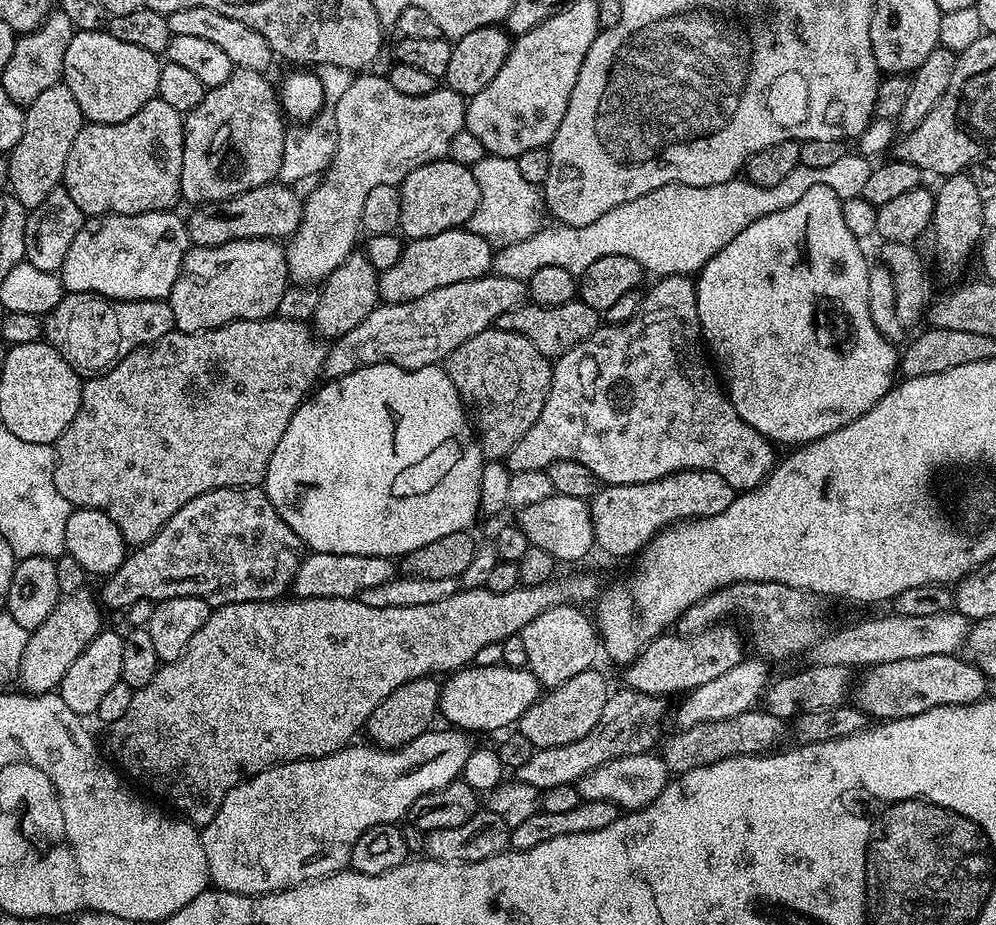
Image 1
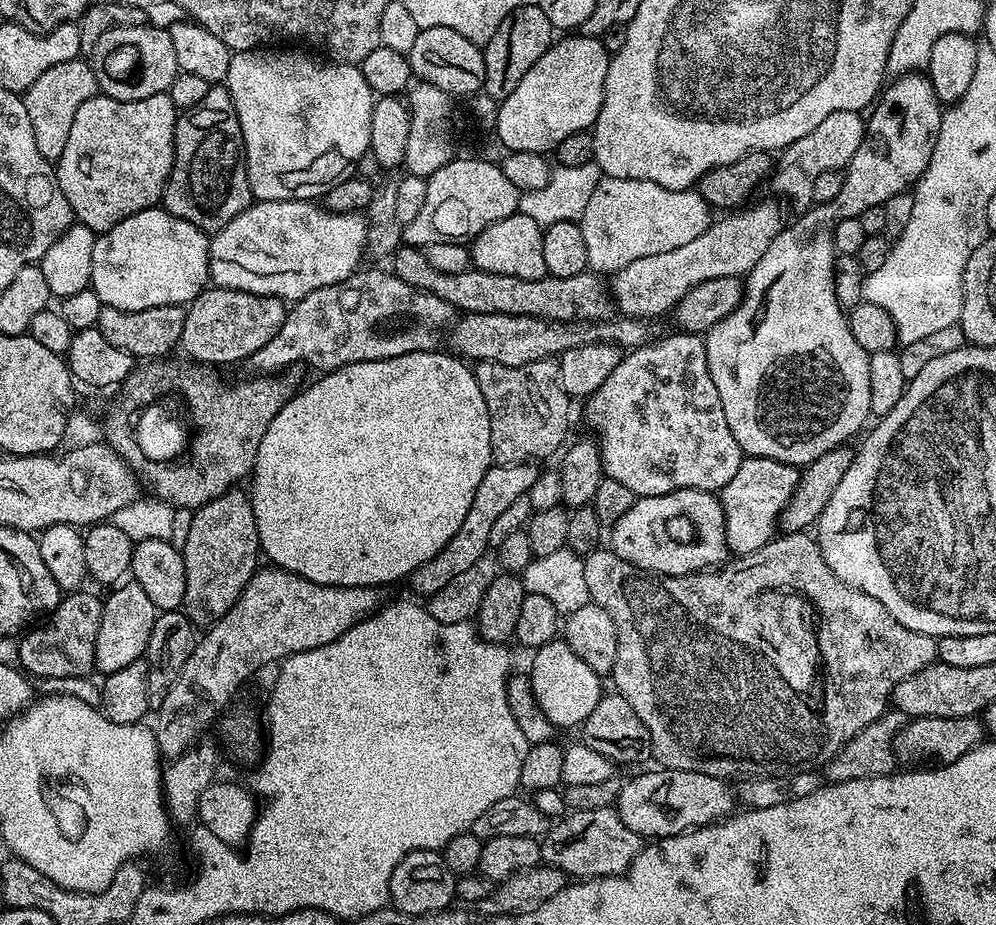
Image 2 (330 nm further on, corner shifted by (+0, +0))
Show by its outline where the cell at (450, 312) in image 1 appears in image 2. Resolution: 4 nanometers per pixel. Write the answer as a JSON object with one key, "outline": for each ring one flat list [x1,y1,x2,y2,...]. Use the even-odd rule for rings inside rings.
{"outline":[[775,199,764,200,753,208,741,207,731,214,713,219,698,238,678,246,678,250,655,252,646,258,634,258,630,266,622,266,611,277,610,295,620,316,652,322,655,316,669,315,676,303,694,286,710,278,743,277,766,254,770,242,786,226,786,219]]}

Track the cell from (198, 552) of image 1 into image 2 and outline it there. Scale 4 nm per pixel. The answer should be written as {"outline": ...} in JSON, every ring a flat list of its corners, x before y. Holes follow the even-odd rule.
{"outline":[[77,590,67,593,59,606,50,613,50,619,47,621,49,624,45,628,33,627,19,637,18,664,29,677,72,680,75,676,84,676,88,671,91,673,95,669,94,642,98,626,102,622,104,602,99,595,96,597,88,591]]}

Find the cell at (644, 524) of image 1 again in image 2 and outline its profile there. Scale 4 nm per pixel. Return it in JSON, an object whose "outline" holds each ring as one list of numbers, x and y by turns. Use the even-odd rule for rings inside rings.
{"outline":[[744,456,741,459,738,474,734,474,734,478,730,478,730,482,726,482,726,486,718,493,720,505,724,511,724,529,728,539,729,553,737,557,748,556,774,539,778,532,778,525,788,505,791,504,792,497,796,495,796,488,800,485,800,474,801,469,797,465,783,464,774,458]]}

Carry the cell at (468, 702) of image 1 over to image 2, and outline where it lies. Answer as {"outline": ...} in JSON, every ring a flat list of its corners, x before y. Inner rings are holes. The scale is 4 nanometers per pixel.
{"outline":[[557,638,551,640,546,646,535,649,536,661,532,664,530,675,532,677,532,689,534,698,538,698,538,706,546,718,556,725,557,729,579,729,586,718,598,706,602,695,602,678,582,658,570,650,568,643]]}

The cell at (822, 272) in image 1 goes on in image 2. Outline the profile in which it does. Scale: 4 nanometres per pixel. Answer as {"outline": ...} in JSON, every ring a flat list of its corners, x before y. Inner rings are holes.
{"outline":[[910,72,907,76,895,77,881,91,871,112,872,117,869,115,866,120,862,146,858,146,854,158,850,158,848,167,843,169,844,181,838,198,834,198,834,202,817,204,801,211,797,215,800,217,793,224,791,221,772,239,770,247,766,249,766,254,762,254,762,258,758,258,756,265,746,274,746,279,743,281,744,297,740,300,740,305,729,316,715,324,703,337,702,342,706,346,706,362,710,366,710,378,714,378,714,386,718,386,718,398,722,398,722,410,726,410,726,423,730,426,730,434,734,434,744,456,774,458,783,464,807,466,818,458,822,458,822,454,847,445,848,439,864,423,866,423,865,425,869,423,872,411,870,406,870,362,868,361,870,354,866,350,862,350,862,346,858,346,858,338,854,338,854,334,850,330,845,309,841,308,836,297,836,257,838,253,834,246,834,226,838,226,838,222,842,222,846,218,859,217,862,210,870,210,870,206,885,204,890,198,894,198,894,194,909,191,924,175,926,166,930,162,930,154,934,154,934,142,938,138,940,129,942,105,940,99,934,94,934,86,928,81,927,75]]}

